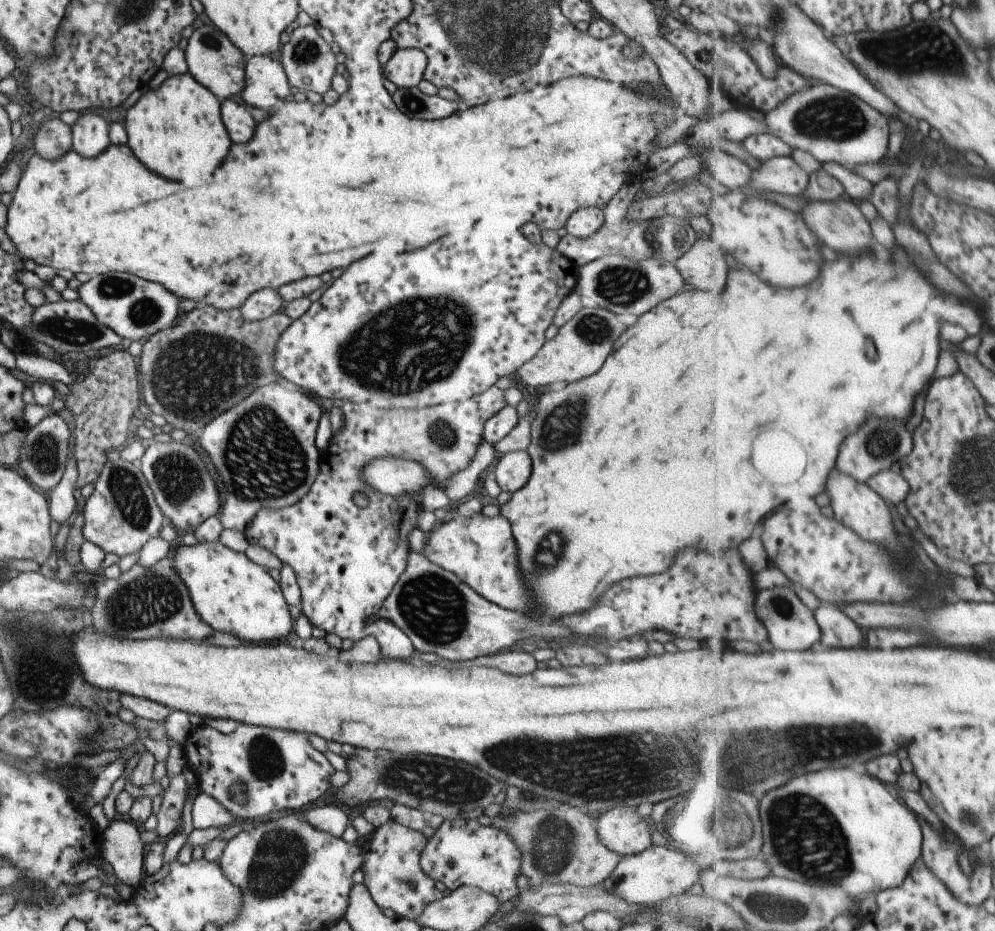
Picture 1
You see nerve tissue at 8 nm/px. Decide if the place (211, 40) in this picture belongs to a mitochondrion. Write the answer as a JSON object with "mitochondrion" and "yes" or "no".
{"mitochondrion":"yes"}

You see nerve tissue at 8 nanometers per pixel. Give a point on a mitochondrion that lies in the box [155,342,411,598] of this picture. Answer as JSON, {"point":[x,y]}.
{"point":[264,460]}

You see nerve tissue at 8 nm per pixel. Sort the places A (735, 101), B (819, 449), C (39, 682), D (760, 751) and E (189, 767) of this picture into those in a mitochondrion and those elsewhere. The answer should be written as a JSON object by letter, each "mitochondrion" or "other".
{"A":"other","B":"other","C":"mitochondrion","D":"mitochondrion","E":"other"}

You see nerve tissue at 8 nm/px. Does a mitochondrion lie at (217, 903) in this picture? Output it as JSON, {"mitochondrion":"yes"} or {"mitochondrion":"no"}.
{"mitochondrion":"yes"}

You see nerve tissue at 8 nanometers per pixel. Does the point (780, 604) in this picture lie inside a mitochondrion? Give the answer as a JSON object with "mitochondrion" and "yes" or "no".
{"mitochondrion":"yes"}

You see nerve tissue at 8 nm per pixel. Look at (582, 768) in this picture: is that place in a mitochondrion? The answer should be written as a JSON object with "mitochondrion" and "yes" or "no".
{"mitochondrion":"yes"}

